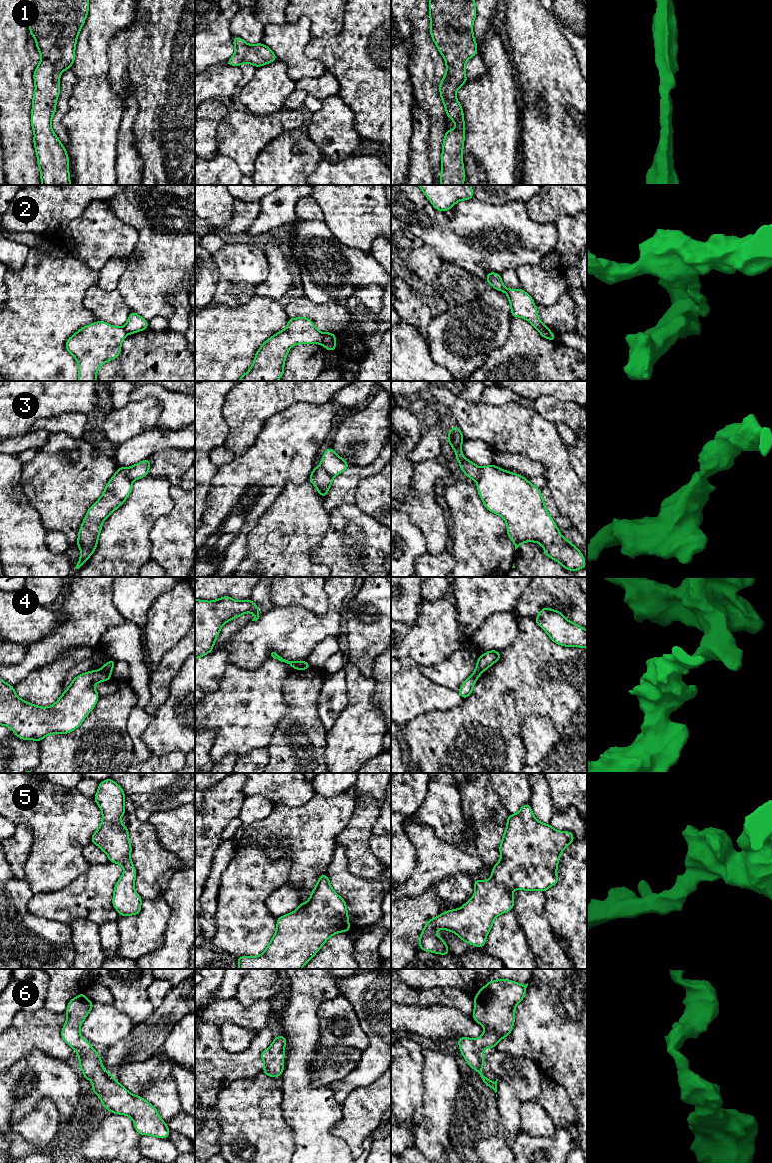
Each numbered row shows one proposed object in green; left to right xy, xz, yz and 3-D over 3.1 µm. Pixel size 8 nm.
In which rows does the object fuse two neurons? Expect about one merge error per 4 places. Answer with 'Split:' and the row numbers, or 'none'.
Split: 2, 3, 4

